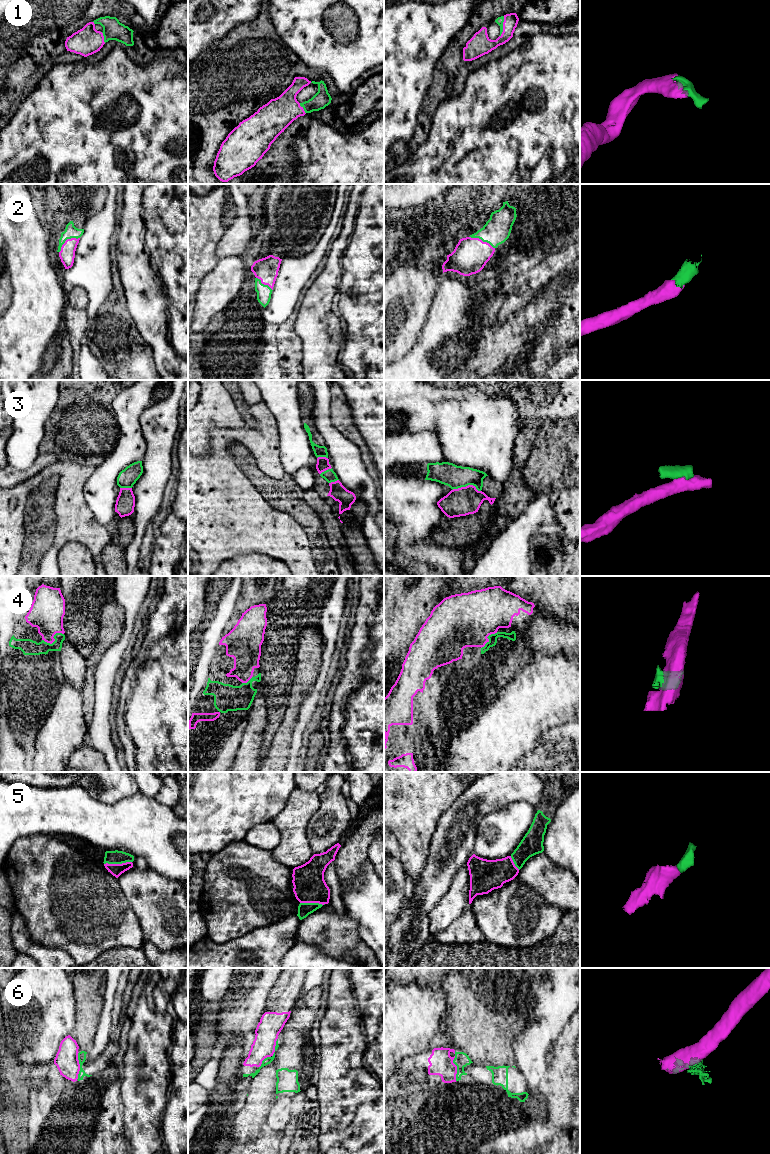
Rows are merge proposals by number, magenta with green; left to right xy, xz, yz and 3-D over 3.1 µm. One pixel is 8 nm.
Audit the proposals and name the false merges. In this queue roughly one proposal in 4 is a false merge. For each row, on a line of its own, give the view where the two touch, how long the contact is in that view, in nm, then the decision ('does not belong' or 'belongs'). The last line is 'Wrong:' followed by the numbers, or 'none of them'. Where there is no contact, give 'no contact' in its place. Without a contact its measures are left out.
1: contact in yz; length 170 nm; belongs
2: contact in xy; length 200 nm; belongs
3: contact in yz; length 240 nm; does not belong
4: contact in xy; length 190 nm; belongs
5: contact in xy; length 220 nm; belongs
6: contact in xy; length 220 nm; does not belong
Wrong: 3, 6

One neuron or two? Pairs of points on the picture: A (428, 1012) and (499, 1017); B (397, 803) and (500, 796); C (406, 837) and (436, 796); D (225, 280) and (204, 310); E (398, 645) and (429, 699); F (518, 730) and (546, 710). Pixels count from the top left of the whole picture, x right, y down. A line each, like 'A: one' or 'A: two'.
A: two
B: two
C: one
D: one
E: two
F: one

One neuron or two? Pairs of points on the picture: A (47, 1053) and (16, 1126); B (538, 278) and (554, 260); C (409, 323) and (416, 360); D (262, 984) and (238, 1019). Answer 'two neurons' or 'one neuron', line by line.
A: two neurons
B: one neuron
C: two neurons
D: one neuron

